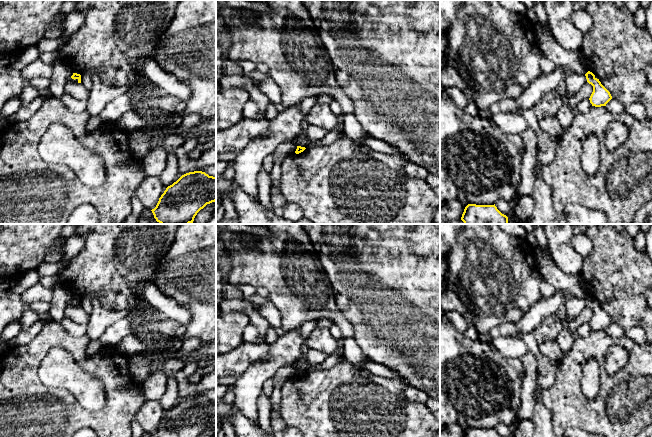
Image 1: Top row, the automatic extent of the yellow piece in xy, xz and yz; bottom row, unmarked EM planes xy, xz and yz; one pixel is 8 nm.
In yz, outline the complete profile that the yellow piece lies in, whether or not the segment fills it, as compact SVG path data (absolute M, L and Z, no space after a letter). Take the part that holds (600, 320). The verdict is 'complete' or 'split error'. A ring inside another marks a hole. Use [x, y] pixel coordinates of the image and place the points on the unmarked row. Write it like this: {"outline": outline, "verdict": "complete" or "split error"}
{"outline": "M588 295L585 300L587 306L593 310L593 316L589 322L592 330L606 330L606 328L612 323L610 316L601 308L599 303L597 303L592 296Z", "verdict": "complete"}

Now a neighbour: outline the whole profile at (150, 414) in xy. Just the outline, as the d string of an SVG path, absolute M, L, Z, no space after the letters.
M146 401L135 415L136 421L141 425L145 433L154 433L159 422L166 414L160 401Z

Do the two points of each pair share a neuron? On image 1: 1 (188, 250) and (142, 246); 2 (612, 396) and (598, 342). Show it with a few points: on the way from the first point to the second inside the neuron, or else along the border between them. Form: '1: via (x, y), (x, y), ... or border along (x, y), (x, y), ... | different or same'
1: border along (175, 234), (175, 238), (158, 269) | different
2: via (632, 376), (634, 351), (624, 341), (618, 341) | same

